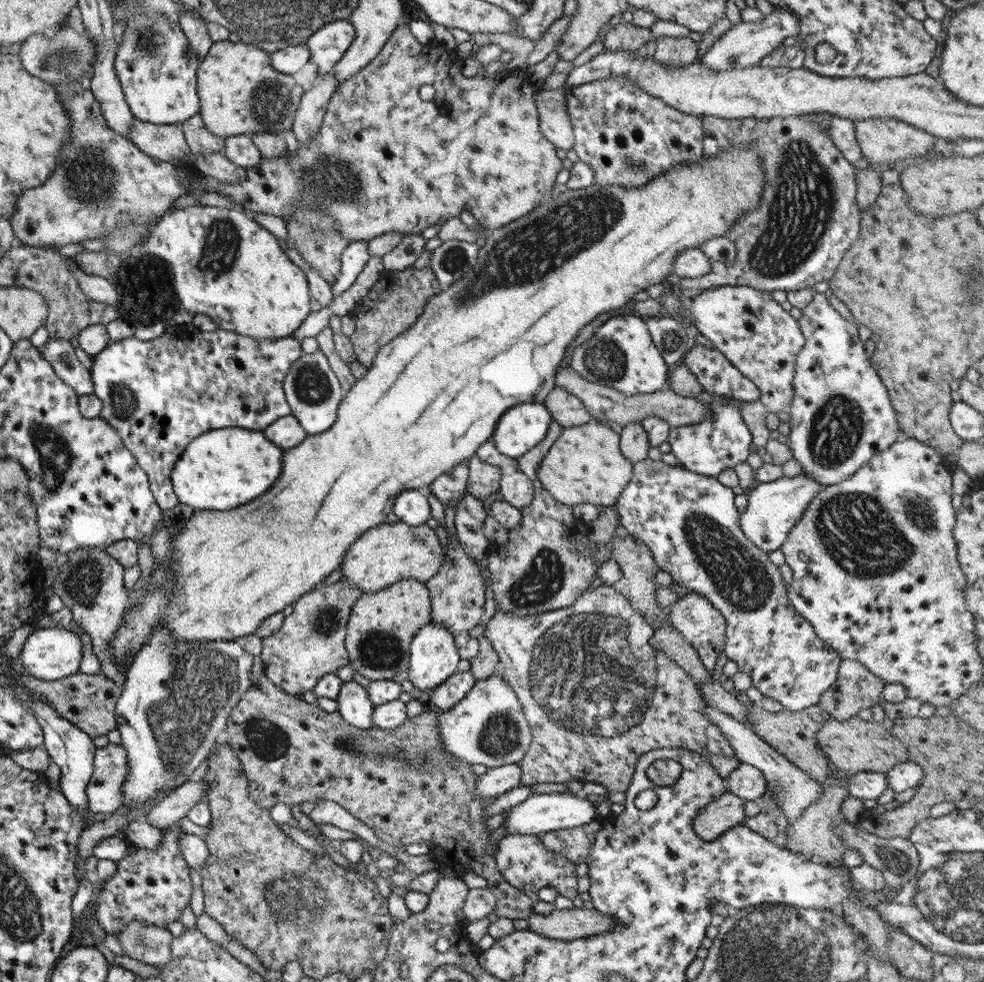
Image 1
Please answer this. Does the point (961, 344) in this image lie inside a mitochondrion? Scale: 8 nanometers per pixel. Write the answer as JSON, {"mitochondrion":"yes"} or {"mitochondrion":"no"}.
{"mitochondrion":"no"}

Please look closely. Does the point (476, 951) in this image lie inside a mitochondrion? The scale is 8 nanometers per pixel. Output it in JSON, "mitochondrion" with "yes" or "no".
{"mitochondrion":"no"}

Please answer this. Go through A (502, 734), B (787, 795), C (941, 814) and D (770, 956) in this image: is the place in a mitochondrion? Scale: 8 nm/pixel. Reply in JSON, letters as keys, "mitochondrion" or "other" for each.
{"A":"mitochondrion","B":"mitochondrion","C":"other","D":"mitochondrion"}

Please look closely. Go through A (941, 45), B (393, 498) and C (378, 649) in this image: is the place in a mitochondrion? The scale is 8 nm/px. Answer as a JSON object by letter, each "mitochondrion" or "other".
{"A":"other","B":"other","C":"mitochondrion"}

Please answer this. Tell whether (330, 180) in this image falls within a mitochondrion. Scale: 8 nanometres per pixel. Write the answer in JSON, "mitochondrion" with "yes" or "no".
{"mitochondrion":"yes"}

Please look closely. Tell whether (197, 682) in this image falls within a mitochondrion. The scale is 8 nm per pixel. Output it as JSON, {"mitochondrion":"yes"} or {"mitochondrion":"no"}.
{"mitochondrion":"yes"}

